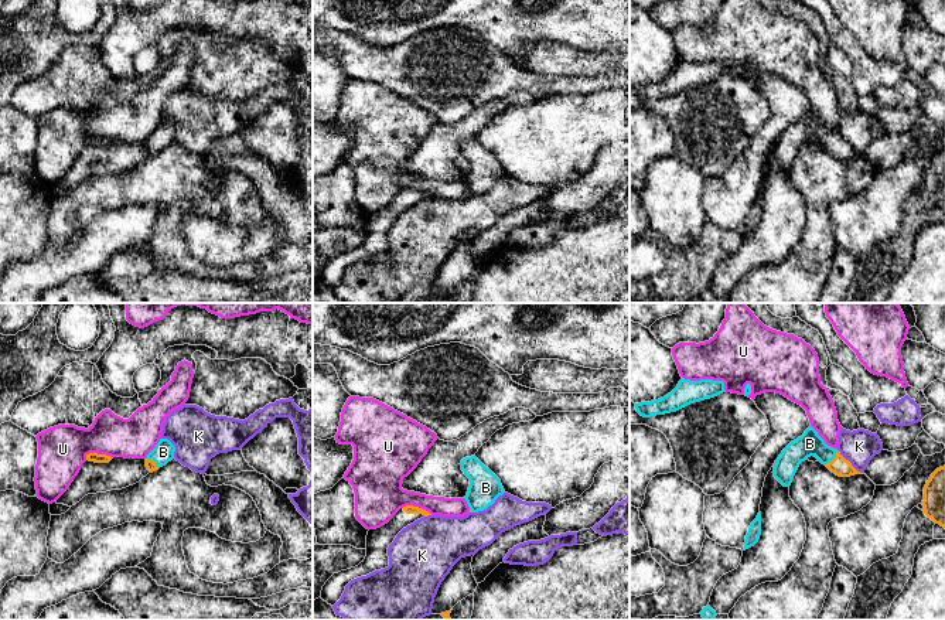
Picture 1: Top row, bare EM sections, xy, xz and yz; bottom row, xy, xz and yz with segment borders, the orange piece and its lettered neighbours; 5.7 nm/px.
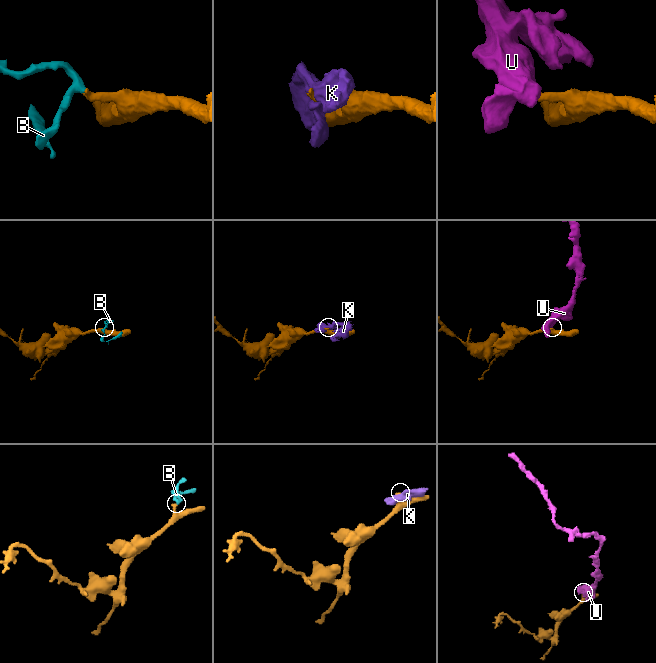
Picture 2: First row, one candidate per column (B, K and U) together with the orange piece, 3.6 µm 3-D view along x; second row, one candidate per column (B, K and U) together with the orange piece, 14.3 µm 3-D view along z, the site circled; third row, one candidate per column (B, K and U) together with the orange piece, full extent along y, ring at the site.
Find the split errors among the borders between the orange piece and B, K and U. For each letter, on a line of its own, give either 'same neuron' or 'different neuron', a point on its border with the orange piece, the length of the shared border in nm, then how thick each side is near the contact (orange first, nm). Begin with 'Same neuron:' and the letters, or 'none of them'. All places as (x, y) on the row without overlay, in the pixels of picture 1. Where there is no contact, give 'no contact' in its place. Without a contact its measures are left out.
Same neuron: B
B: same neuron; meets orange in yz at (833, 142); contact 120 nm long; 110 nm thick on the orange side, 140 nm on the other
K: different neuron; meets orange in yz at (849, 145); contact 190 nm long; 110 nm thick on the orange side, 190 nm on the other
U: different neuron; meets orange in xy at (99, 138); contact 160 nm long; 50 nm thick on the orange side, 280 nm on the other

